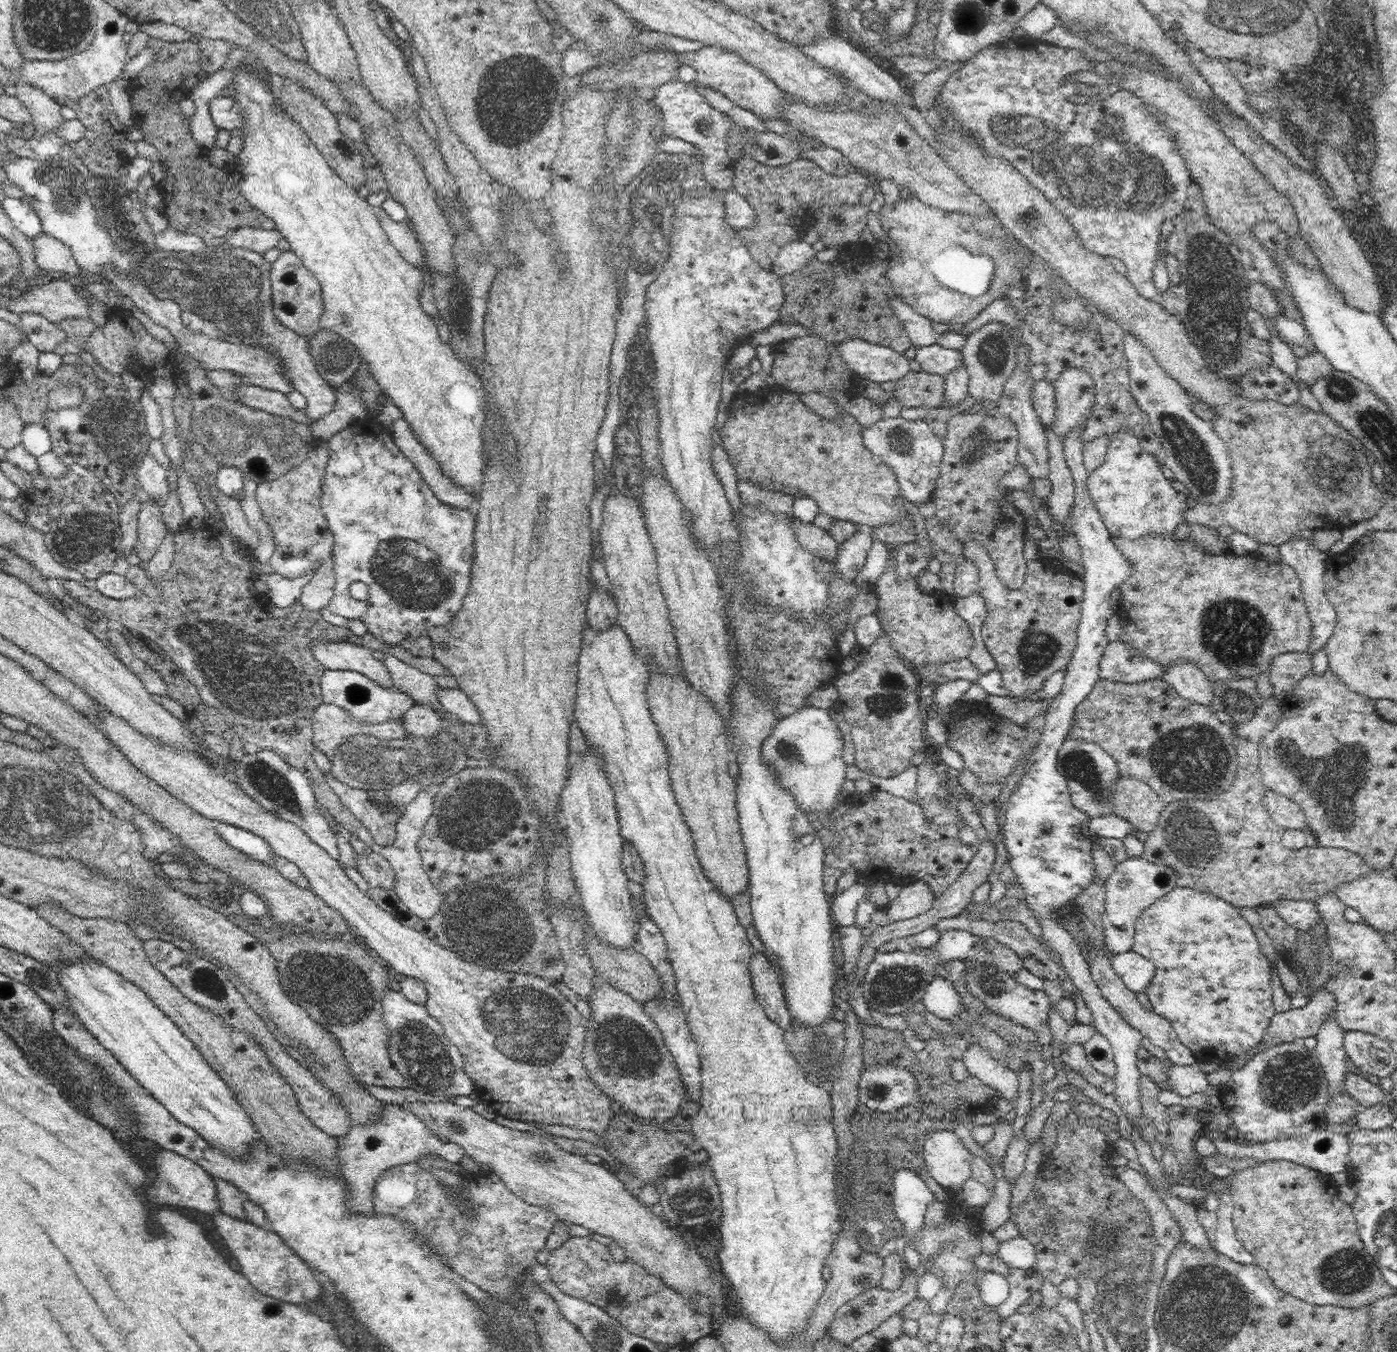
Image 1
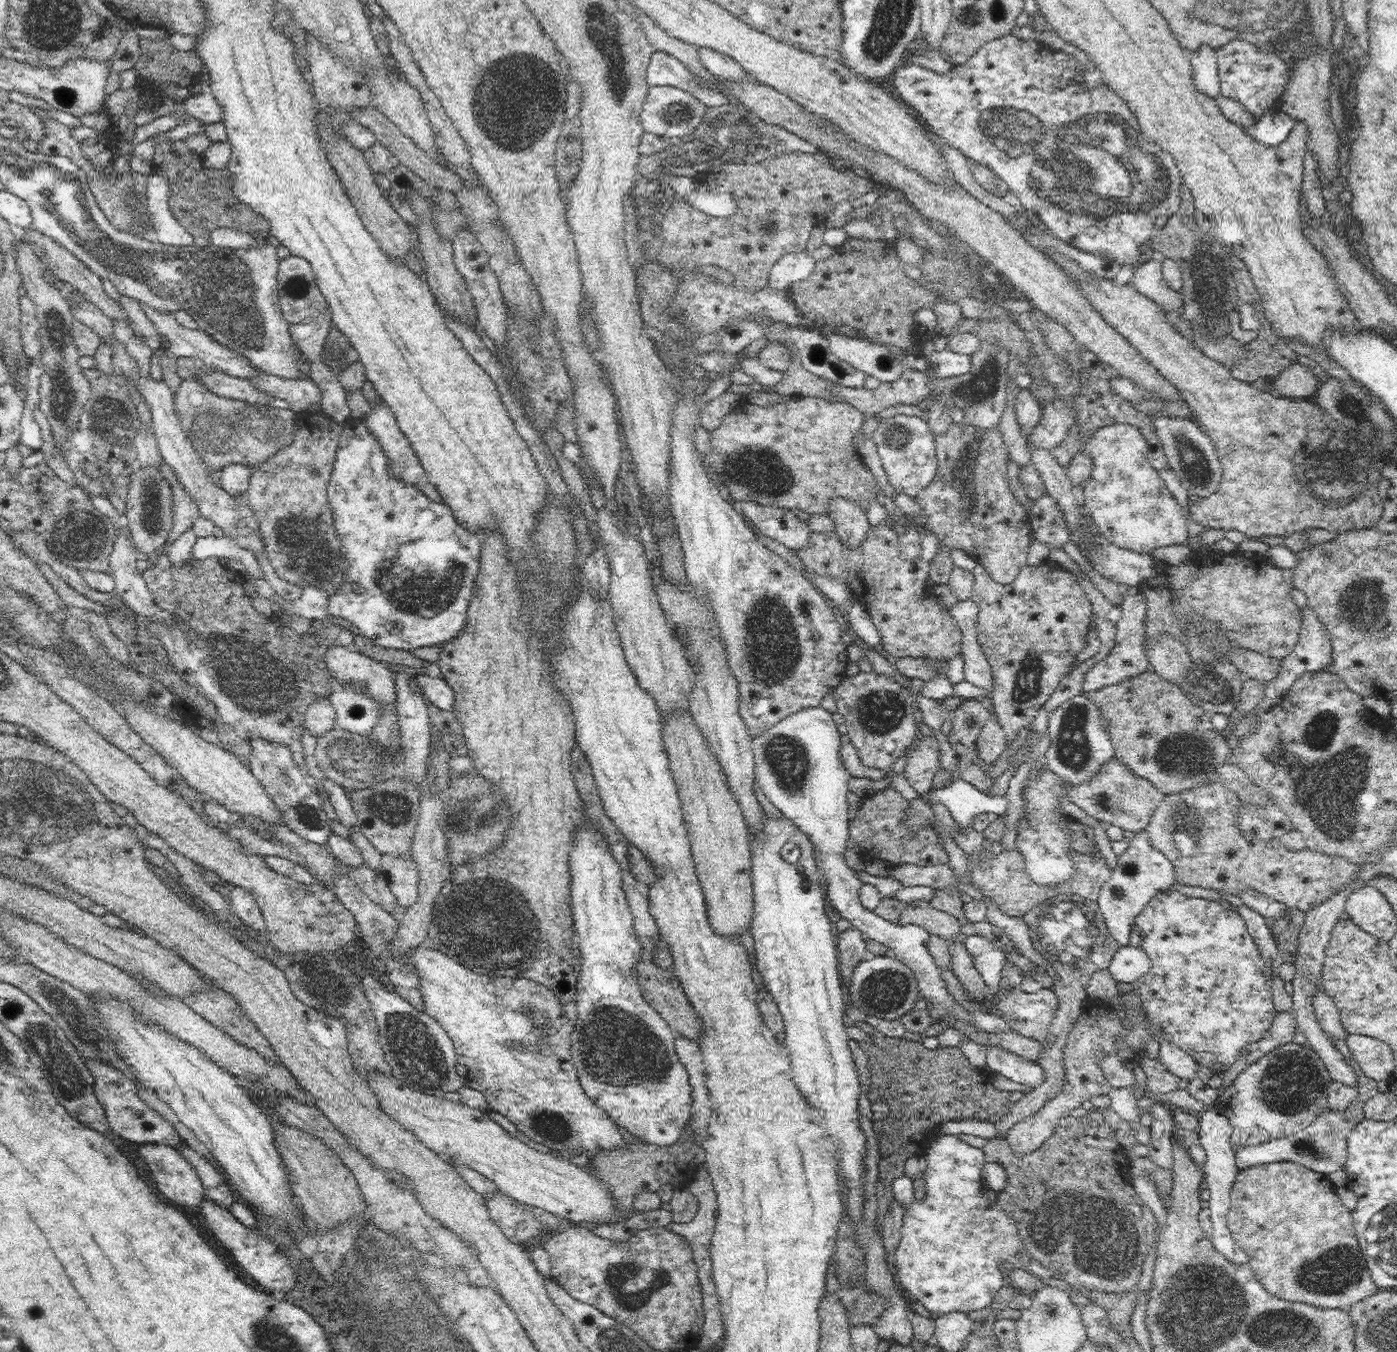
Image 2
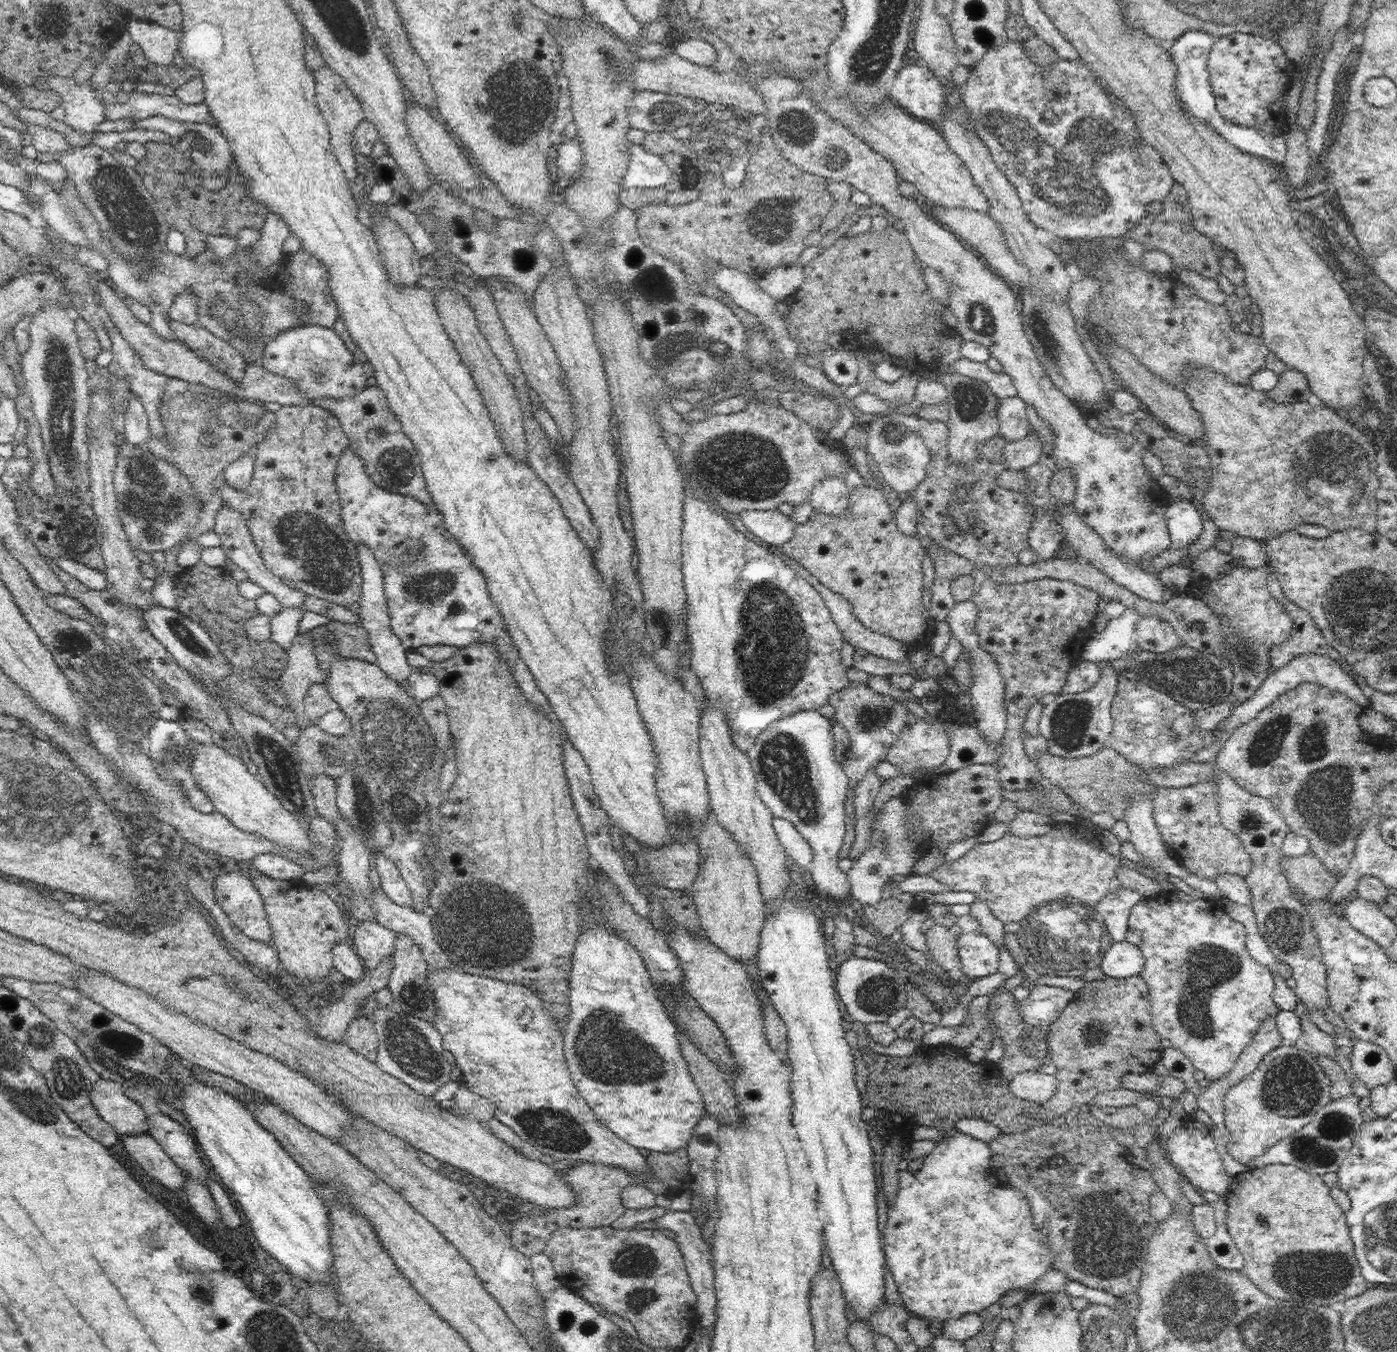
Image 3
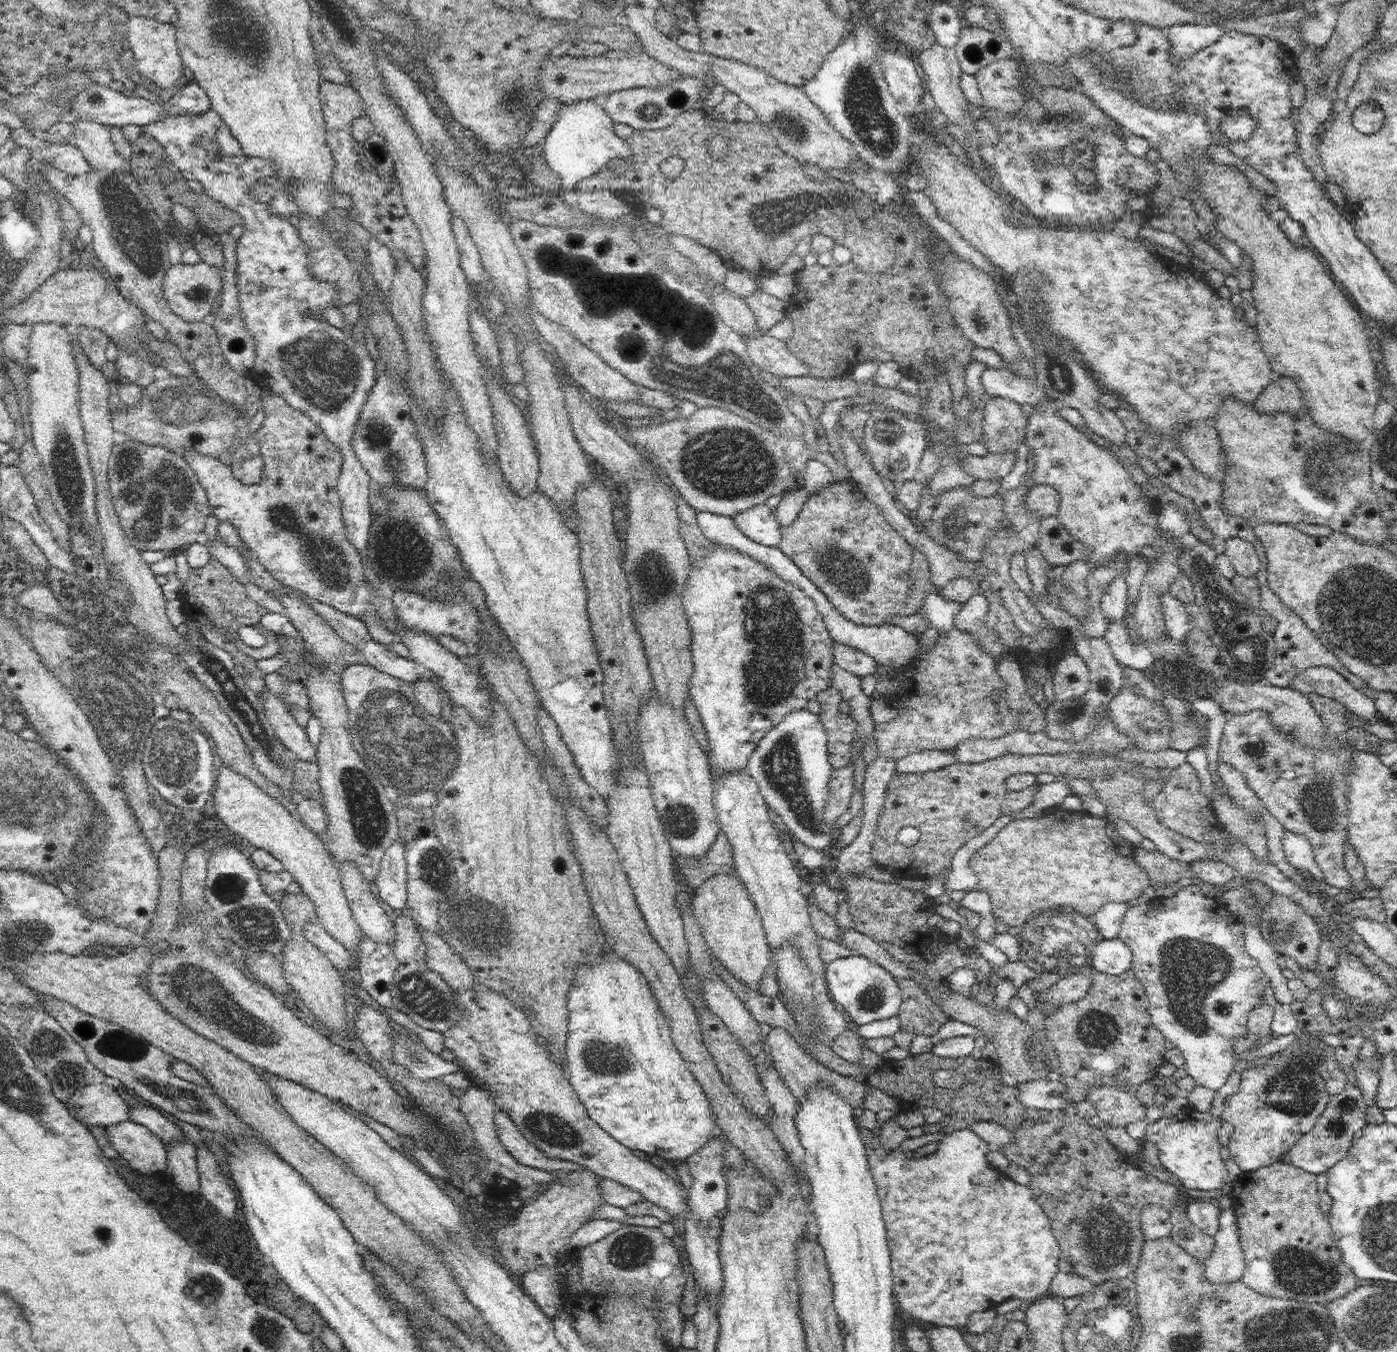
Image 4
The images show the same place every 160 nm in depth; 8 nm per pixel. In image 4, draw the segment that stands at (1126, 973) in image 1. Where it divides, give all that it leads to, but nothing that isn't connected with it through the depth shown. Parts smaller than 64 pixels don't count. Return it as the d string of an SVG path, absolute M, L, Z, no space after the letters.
M1118 938L1098 942L1092 950L1092 969L1099 972L1120 975L1132 968L1132 951Z

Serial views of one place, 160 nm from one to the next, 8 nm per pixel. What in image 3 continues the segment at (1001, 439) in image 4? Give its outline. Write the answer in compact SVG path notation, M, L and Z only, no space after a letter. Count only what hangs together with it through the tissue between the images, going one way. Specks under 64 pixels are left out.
M1016 394L1000 401L997 408L999 432L1006 442L1022 440L1028 435L1027 404Z

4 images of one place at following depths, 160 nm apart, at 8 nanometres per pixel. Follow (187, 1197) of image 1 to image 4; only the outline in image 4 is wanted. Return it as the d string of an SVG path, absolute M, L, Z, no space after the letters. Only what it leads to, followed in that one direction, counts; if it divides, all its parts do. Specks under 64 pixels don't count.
M122 1121L115 1125L104 1128L109 1138L110 1144L125 1158L132 1169L139 1170L143 1174L166 1172L167 1170L167 1150L164 1143L152 1134L152 1131L134 1121Z

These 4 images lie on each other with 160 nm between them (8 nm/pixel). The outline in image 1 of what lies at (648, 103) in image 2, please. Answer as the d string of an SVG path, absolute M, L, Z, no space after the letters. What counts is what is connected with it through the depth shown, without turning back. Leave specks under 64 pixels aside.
M678 79L665 82L654 92L653 105L662 117L662 129L666 136L690 142L701 152L702 184L716 191L734 191L734 162L727 153L727 139L730 138L732 126L736 125L726 114L708 104L695 86L694 82L685 83Z

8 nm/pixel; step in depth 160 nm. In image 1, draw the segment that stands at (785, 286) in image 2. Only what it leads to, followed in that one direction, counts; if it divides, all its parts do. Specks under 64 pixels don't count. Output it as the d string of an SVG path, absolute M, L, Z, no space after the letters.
M796 238L782 246L774 260L772 270L782 279L806 267L815 258L815 254L812 244Z

